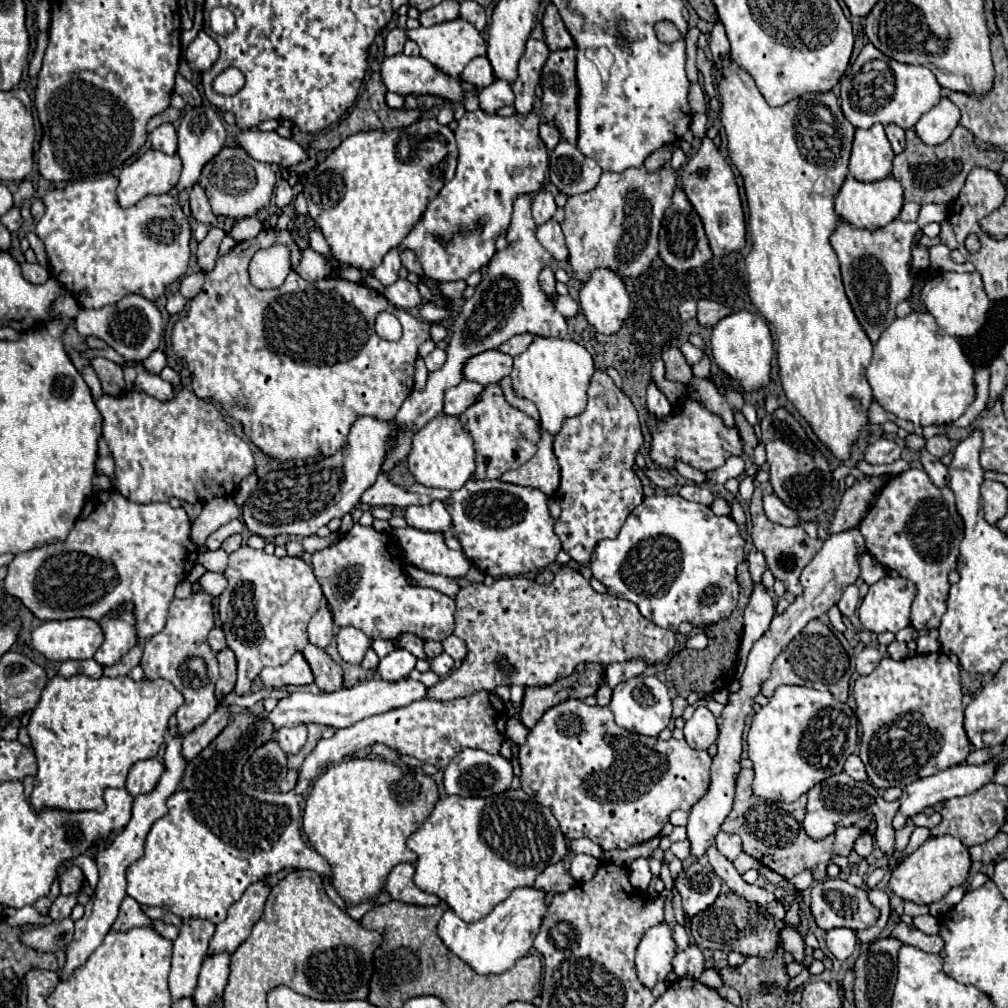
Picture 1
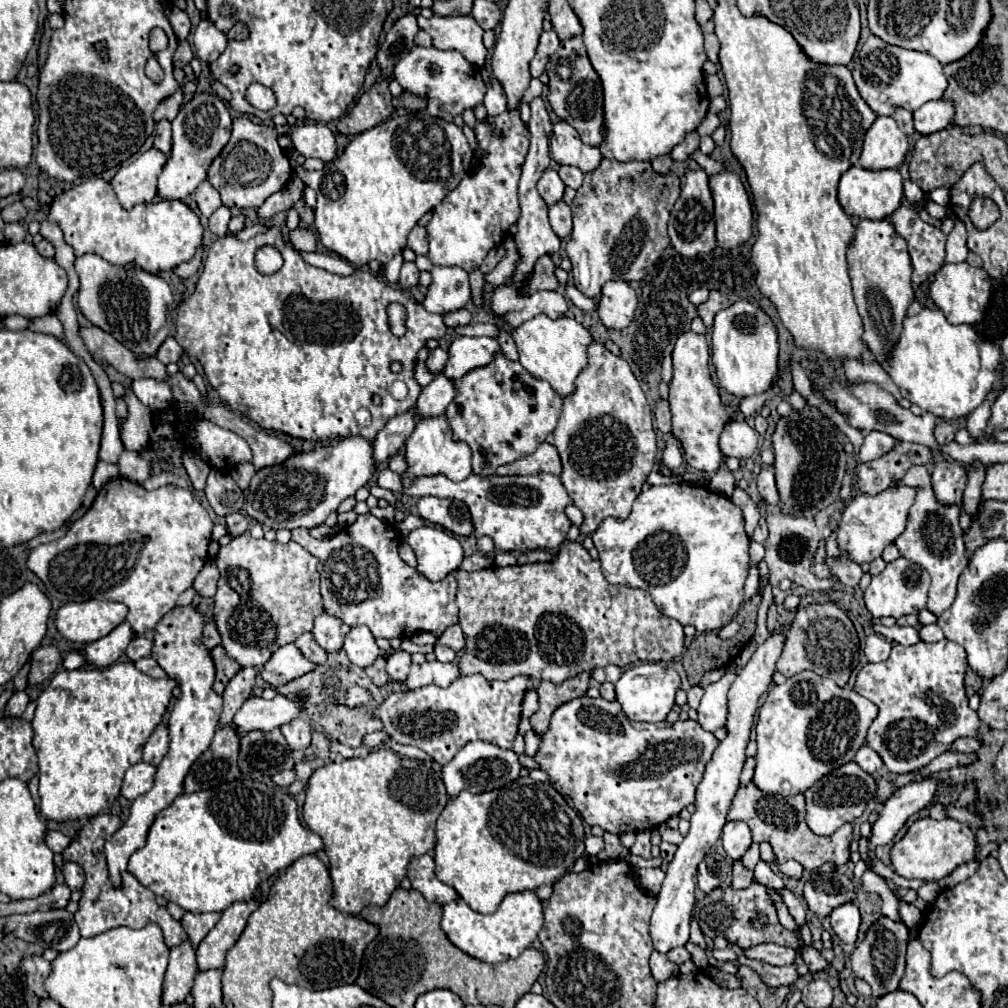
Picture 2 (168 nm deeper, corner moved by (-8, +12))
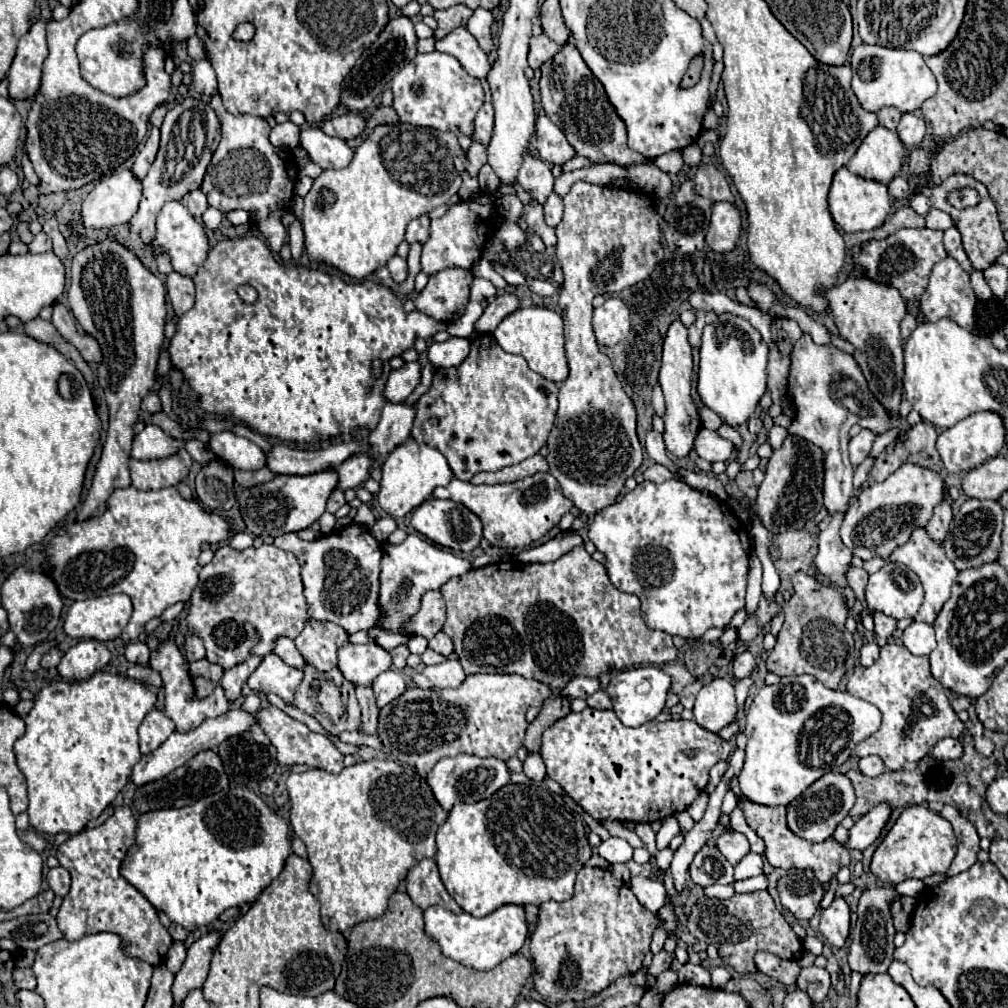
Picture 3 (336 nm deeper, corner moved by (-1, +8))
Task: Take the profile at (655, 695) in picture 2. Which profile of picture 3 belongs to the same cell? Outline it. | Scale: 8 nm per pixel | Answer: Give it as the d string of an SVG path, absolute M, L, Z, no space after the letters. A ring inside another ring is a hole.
M639 666L633 670L619 672L617 676L611 678L607 686L607 694L613 702L613 710L617 718L625 726L641 726L649 720L653 720L663 708L665 708L665 696L669 692L671 678L657 666Z

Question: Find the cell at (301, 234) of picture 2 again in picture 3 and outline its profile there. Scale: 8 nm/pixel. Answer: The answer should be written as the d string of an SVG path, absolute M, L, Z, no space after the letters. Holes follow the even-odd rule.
M215 94L209 104L217 112L217 118L221 122L221 142L207 168L201 192L207 196L209 206L221 210L223 214L235 208L249 210L253 214L253 224L264 236L268 246L273 252L279 253L287 238L287 228L281 224L281 218L289 210L295 194L295 162L293 158L289 158L287 166L287 162L279 156L277 148L269 142L271 128L263 118L249 114L229 114L221 104L219 94Z

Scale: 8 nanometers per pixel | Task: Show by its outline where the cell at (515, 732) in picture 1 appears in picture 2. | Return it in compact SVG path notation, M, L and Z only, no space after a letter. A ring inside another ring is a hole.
M528 730L524 738L526 738L526 754L534 756L536 750L538 750L538 746L540 746L540 736L534 730Z

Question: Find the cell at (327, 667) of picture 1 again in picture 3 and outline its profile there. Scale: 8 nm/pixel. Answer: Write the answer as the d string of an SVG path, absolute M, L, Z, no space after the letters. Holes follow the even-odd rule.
M279 638L273 652L275 652L285 664L289 664L289 666L293 666L293 668L303 670L305 664L307 664L307 662L303 660L303 656L297 652L297 646L295 646L295 642L293 642L291 638Z

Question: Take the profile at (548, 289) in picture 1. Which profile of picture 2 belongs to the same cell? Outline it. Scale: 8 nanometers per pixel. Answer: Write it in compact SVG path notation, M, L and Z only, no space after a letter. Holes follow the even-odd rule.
M542 256L534 266L534 274L524 284L522 294L530 294L534 290L558 290L560 284L554 276L554 270L556 270L556 264L550 260L550 256Z

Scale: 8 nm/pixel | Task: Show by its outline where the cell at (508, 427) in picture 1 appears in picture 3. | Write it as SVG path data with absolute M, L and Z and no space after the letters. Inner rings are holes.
M475 334L469 342L469 356L459 366L435 368L431 388L415 402L417 416L411 430L413 440L437 448L447 458L453 476L465 482L479 472L495 472L537 454L553 428L559 392L557 382L545 380L541 374L533 372L523 356L505 352L495 342L493 334Z

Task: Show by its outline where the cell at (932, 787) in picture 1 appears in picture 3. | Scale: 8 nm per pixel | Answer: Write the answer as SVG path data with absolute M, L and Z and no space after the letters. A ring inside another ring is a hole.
M887 804L875 806L871 812L861 816L849 828L849 838L847 838L847 842L843 846L845 848L857 848L857 850L865 850L867 846L871 846L879 838L881 828L887 824L889 814L891 814L891 808Z

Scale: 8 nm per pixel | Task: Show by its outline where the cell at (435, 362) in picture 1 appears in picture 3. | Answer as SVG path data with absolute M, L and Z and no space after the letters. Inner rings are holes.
M405 362L401 368L391 370L383 388L385 400L393 404L403 402L419 384L419 378L421 378L421 366L417 362Z

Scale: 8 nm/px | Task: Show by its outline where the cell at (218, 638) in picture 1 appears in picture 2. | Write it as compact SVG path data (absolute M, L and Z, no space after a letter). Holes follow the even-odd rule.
M210 620L210 622L206 624L206 628L204 628L204 644L206 644L208 648L214 648L214 646L220 644L220 632L218 632L214 620Z

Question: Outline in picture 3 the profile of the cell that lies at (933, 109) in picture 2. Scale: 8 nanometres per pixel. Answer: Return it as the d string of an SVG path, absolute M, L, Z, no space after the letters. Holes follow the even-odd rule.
M913 112L903 114L903 118L897 124L897 136L907 148L915 148L925 138L925 122Z

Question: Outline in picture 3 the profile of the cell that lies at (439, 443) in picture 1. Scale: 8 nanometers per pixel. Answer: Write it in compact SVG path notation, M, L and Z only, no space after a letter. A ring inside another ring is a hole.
M409 438L405 444L399 444L385 460L383 468L383 478L379 482L379 492L377 492L377 504L381 506L383 512L387 512L393 518L403 518L417 506L421 506L427 498L433 496L433 488L445 486L451 482L453 472L441 452L437 452L431 446L417 444L413 438Z

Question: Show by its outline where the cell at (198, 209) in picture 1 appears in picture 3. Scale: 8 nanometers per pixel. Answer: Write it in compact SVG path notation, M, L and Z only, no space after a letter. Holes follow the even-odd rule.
M193 190L193 192L189 192L189 196L187 196L187 208L189 208L189 212L195 216L195 218L201 218L203 216L203 212L207 210L207 200L205 200L205 194L201 192L201 190Z

